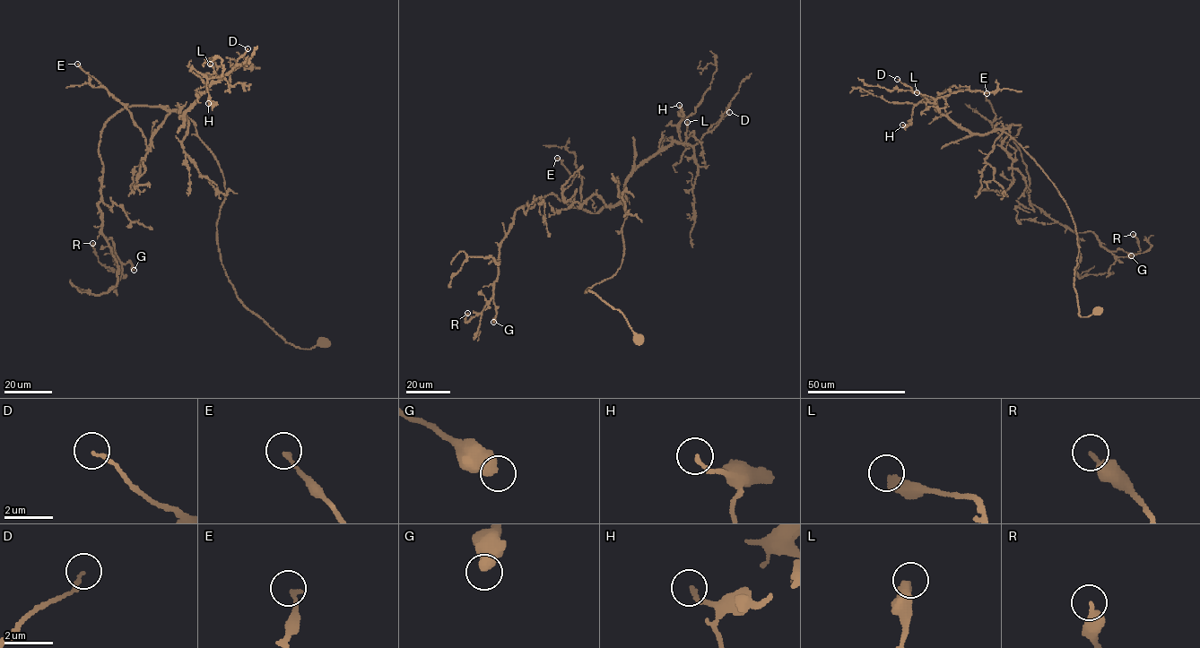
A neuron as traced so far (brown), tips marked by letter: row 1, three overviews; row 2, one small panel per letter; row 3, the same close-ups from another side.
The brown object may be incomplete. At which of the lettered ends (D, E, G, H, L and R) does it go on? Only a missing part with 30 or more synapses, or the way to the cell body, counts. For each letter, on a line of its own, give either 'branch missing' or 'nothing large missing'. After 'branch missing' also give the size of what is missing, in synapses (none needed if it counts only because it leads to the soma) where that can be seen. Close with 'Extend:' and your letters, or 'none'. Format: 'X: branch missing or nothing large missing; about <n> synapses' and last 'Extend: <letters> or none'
D: nothing large missing
E: nothing large missing
G: nothing large missing
H: nothing large missing
L: nothing large missing
R: nothing large missing
Extend: none

